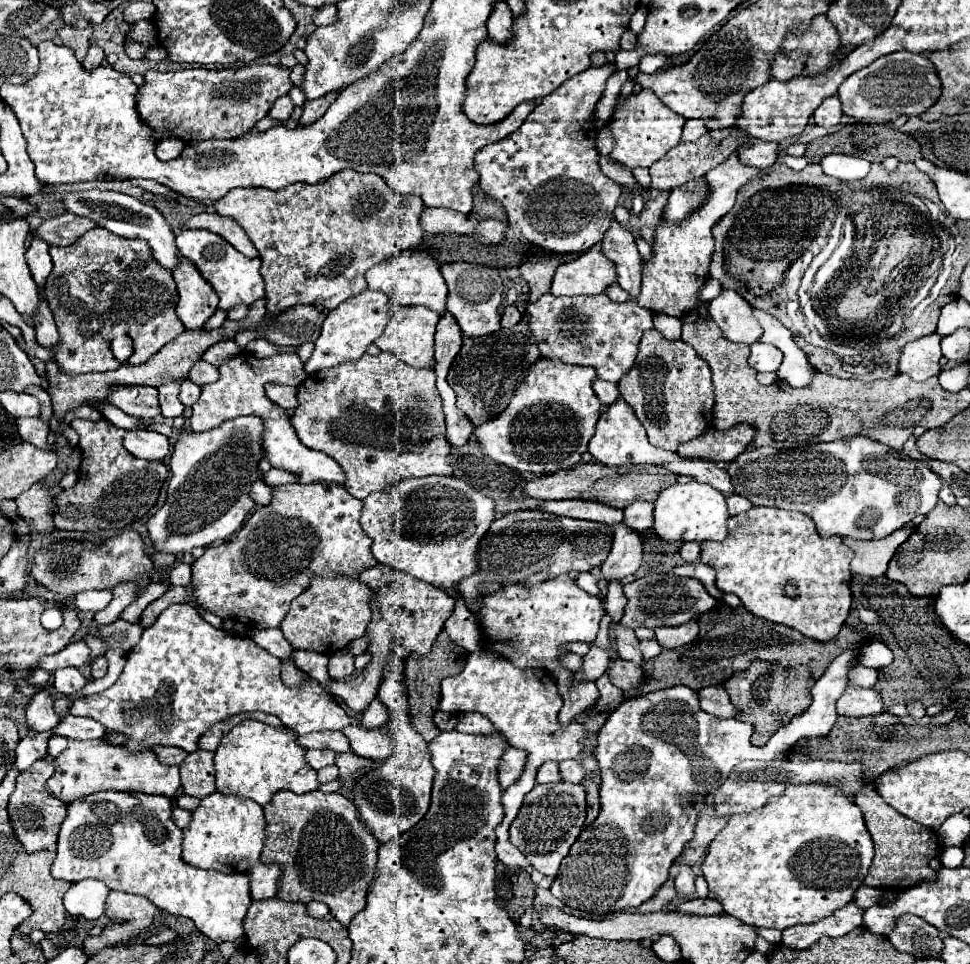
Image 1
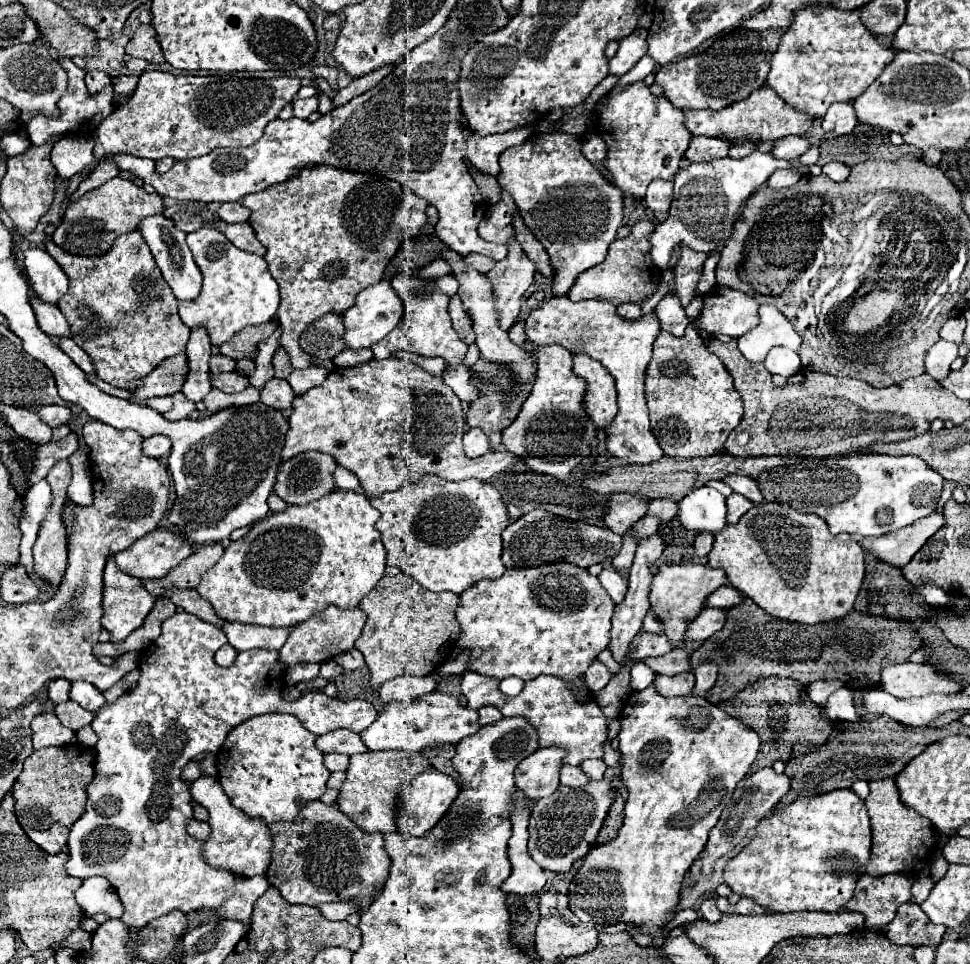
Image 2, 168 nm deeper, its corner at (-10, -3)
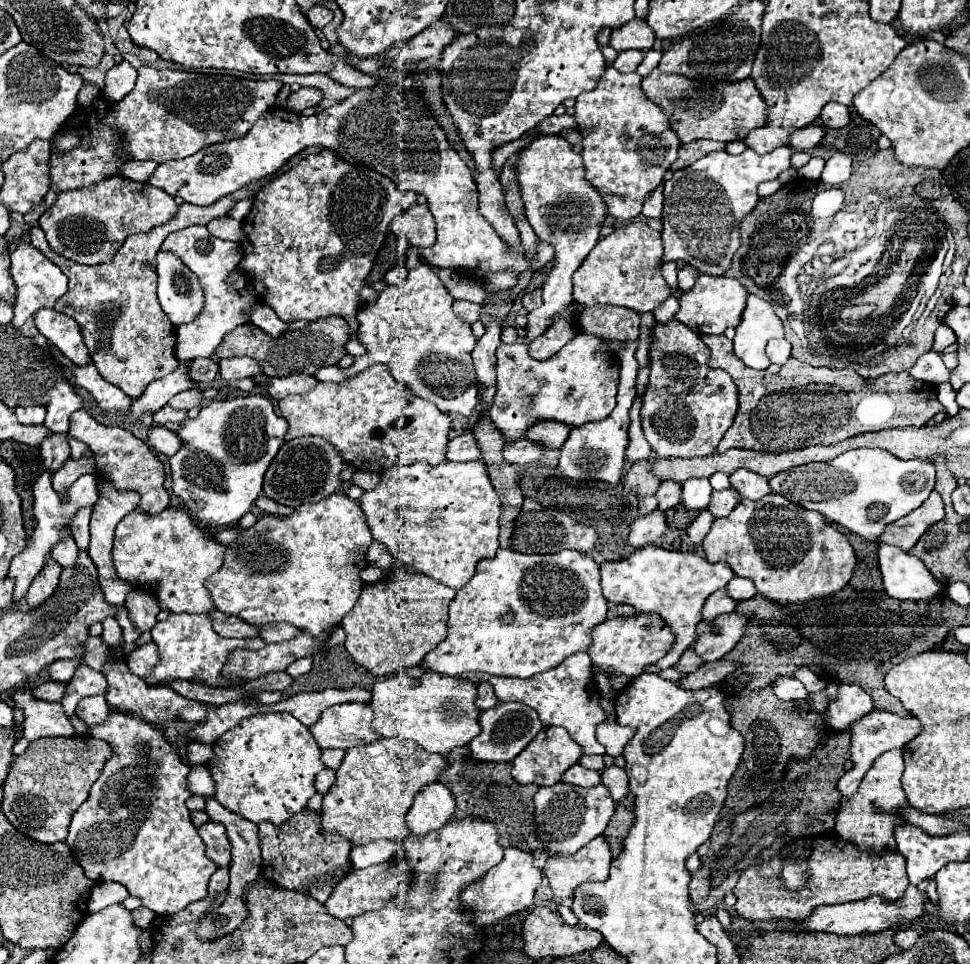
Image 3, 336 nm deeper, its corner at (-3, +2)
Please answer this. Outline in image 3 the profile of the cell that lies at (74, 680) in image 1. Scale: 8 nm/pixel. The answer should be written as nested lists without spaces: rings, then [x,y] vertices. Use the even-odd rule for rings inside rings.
[[[103,695],[85,697],[79,701],[75,715],[87,725],[87,731],[91,731],[95,725],[99,725],[99,721],[105,721],[105,717],[109,715],[109,705]]]

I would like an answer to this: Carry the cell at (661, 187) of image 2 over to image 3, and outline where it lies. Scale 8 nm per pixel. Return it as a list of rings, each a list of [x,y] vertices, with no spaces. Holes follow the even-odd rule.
[[[655,189],[643,205],[643,215],[647,219],[661,219],[661,207],[663,207],[663,189]]]

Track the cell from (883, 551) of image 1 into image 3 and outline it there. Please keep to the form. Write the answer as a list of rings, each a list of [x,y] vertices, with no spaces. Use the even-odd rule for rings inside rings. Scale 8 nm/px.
[[[933,491],[929,495],[929,499],[919,509],[915,509],[909,515],[901,517],[899,521],[889,523],[887,529],[885,529],[885,533],[881,535],[881,541],[889,543],[889,545],[897,545],[903,551],[909,551],[915,545],[915,541],[931,525],[935,525],[937,521],[943,519],[943,515],[945,515],[945,511],[943,511],[941,495],[937,491]]]

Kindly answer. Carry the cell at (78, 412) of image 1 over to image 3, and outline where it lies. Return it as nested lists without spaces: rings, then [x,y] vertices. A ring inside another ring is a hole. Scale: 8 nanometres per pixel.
[[[35,405],[35,407],[17,407],[15,415],[19,423],[23,425],[41,425],[45,419],[45,407]]]

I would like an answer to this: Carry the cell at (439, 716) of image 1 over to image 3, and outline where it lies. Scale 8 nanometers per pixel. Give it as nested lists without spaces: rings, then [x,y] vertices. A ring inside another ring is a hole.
[[[397,673],[379,681],[373,687],[371,707],[375,713],[373,729],[381,737],[401,737],[415,741],[429,753],[449,753],[455,747],[469,745],[469,741],[481,733],[479,709],[475,705],[477,685],[463,677],[449,677],[441,673],[425,673],[417,679],[407,673]]]

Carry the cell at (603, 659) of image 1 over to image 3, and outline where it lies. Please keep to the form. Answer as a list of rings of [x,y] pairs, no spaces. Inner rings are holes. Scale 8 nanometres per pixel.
[[[655,509],[653,513],[635,519],[635,523],[633,523],[633,527],[631,527],[629,543],[639,549],[639,547],[649,545],[651,541],[657,541],[665,531],[667,531],[665,513],[659,511],[659,509]]]

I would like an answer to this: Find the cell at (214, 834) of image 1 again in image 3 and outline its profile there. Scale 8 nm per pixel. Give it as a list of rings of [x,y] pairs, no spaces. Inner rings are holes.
[[[205,765],[193,767],[187,779],[189,779],[189,791],[193,795],[201,795],[201,797],[213,797],[215,795],[215,785],[213,785],[211,773]]]

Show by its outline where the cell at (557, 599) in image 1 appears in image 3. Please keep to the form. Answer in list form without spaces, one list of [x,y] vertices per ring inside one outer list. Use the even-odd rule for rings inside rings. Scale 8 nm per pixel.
[[[499,549],[495,557],[481,559],[473,579],[457,591],[449,607],[449,635],[421,661],[423,669],[465,675],[483,671],[503,677],[533,677],[559,665],[567,655],[587,651],[589,631],[605,621],[609,605],[601,593],[599,565],[587,553],[559,551],[553,555],[527,555],[513,549]]]

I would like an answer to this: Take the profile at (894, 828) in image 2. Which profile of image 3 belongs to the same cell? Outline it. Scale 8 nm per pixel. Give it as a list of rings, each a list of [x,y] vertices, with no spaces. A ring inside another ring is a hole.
[[[891,749],[883,755],[879,755],[873,763],[873,767],[867,771],[865,779],[861,781],[855,795],[845,797],[837,815],[835,831],[845,841],[857,843],[861,849],[895,849],[895,837],[893,837],[893,825],[895,817],[899,817],[899,809],[909,805],[901,787],[901,775],[903,775],[903,755],[901,749]]]

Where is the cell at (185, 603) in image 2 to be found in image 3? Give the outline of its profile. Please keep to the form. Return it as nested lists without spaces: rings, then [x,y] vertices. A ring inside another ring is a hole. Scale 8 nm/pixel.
[[[211,611],[209,613],[211,619],[215,621],[215,631],[221,635],[221,637],[237,637],[237,639],[253,639],[259,635],[259,627],[253,627],[237,617],[231,617],[231,615],[225,615],[221,611]]]

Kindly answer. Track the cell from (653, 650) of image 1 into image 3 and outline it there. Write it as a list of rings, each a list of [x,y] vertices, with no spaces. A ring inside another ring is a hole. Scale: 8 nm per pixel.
[[[635,613],[631,617],[605,619],[603,623],[595,625],[595,629],[591,629],[589,637],[591,645],[587,647],[587,653],[593,659],[593,667],[597,671],[625,675],[629,679],[639,677],[647,665],[655,665],[675,643],[673,631],[661,621],[661,617],[657,617],[657,613]]]

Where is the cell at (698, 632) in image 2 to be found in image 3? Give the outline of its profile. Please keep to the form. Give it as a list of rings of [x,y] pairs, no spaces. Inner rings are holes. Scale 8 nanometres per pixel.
[[[719,589],[715,591],[707,601],[705,601],[705,607],[703,607],[703,619],[707,621],[713,621],[713,617],[721,615],[721,613],[731,613],[735,611],[737,607],[737,601],[733,601],[725,589]]]

